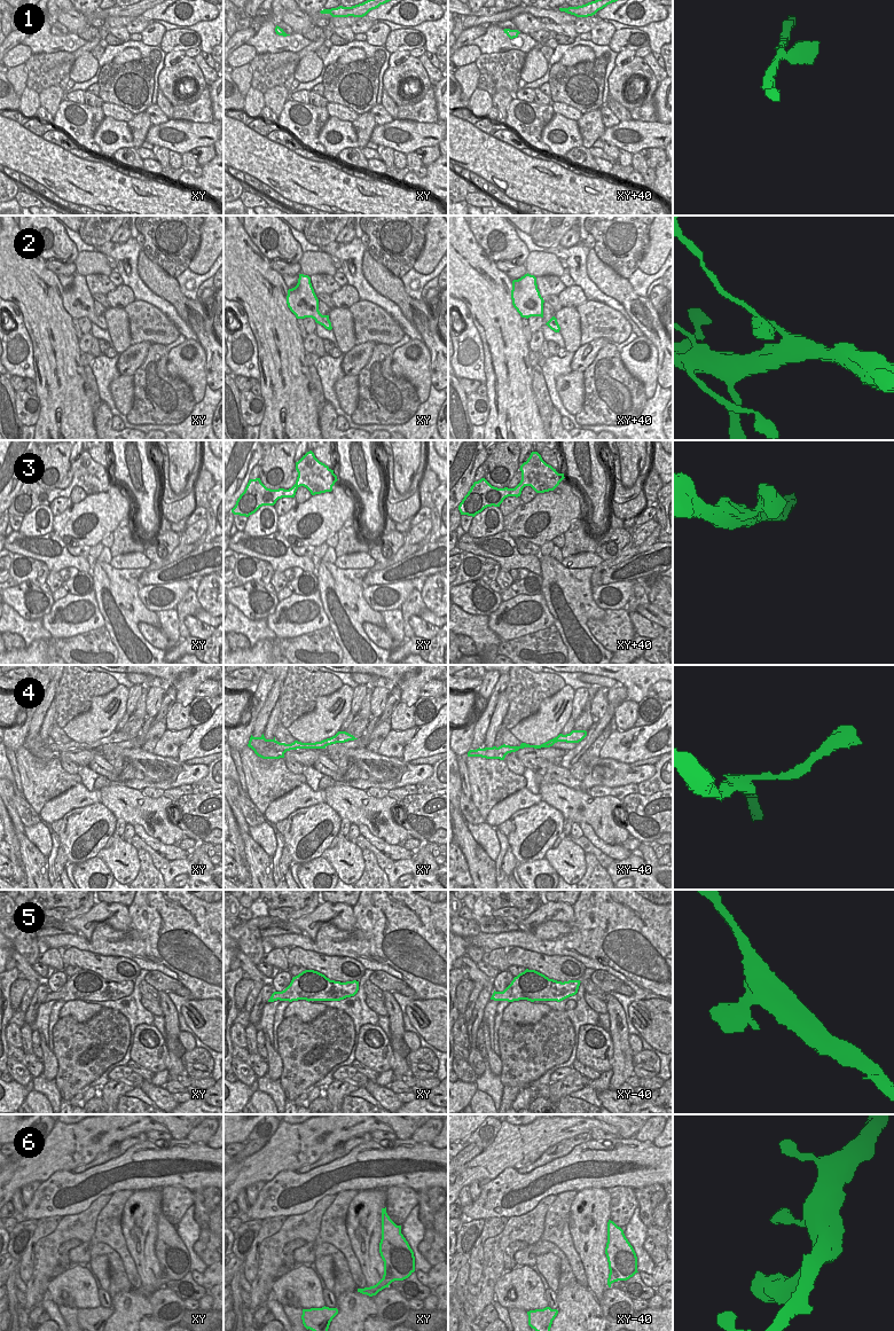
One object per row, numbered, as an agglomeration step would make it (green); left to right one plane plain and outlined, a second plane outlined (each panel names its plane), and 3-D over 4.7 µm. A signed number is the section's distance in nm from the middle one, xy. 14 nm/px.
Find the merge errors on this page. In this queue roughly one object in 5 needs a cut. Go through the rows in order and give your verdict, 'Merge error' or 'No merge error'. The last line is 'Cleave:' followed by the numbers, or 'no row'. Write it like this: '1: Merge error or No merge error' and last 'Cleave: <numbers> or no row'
1: No merge error
2: Merge error
3: No merge error
4: Merge error
5: No merge error
6: No merge error
Cleave: 2, 4

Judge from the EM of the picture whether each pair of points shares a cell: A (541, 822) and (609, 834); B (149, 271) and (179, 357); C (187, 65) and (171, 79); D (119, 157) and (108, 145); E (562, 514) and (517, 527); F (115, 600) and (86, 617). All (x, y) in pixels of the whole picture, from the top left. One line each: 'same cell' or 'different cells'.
A: different cells
B: different cells
C: same cell
D: different cells
E: same cell
F: different cells

